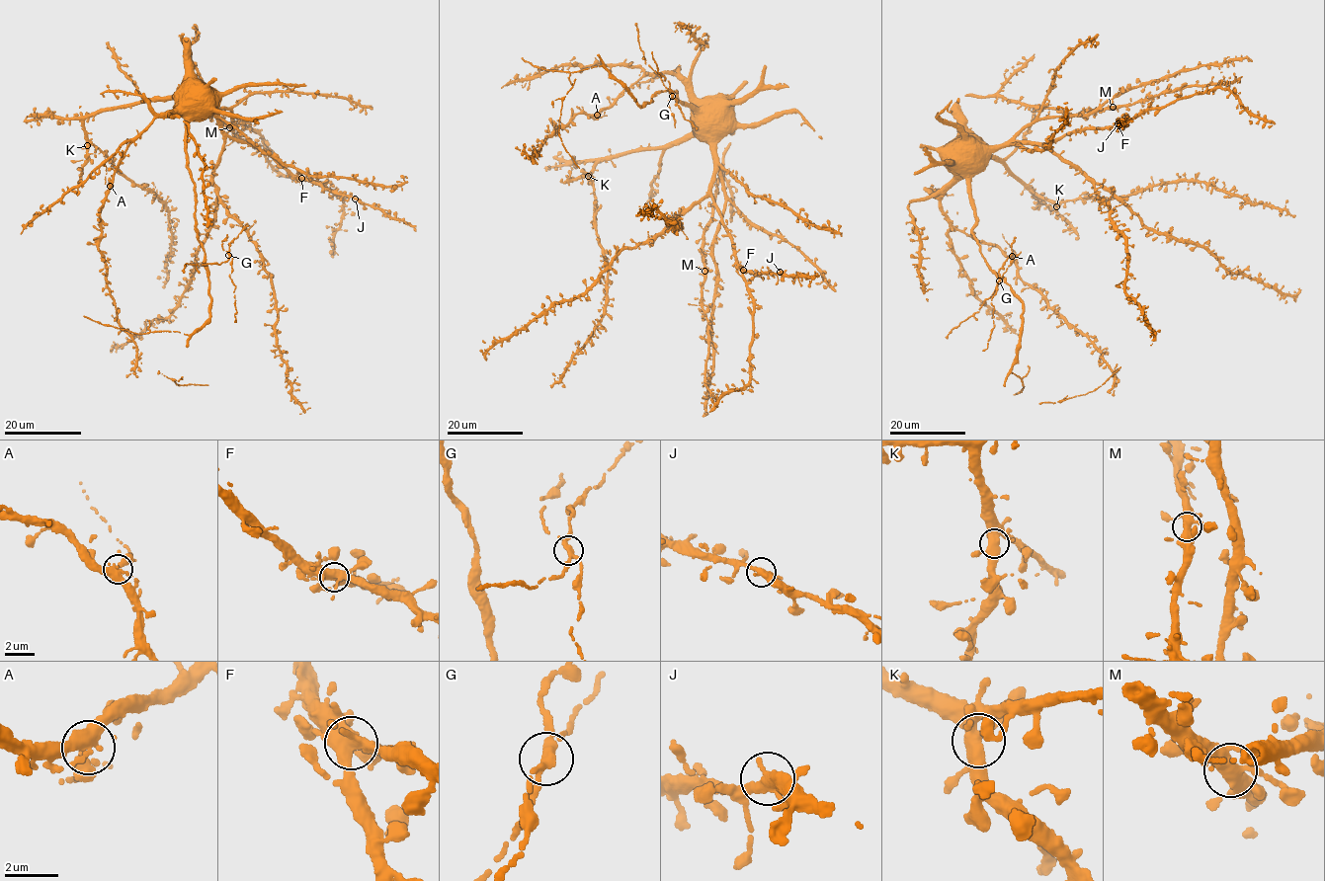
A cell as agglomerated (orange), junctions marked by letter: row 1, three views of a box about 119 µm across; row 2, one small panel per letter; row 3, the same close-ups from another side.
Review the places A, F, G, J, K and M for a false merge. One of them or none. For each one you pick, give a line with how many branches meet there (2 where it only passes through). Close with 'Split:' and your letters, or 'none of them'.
G: branches 4
Split: G

